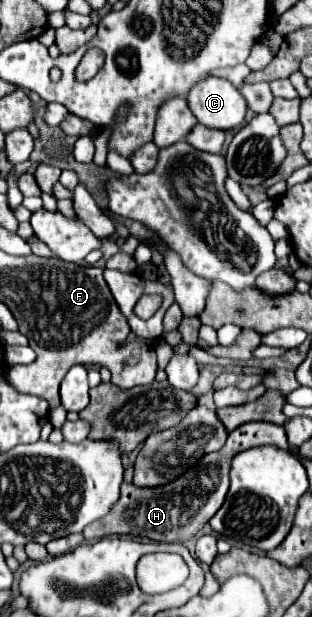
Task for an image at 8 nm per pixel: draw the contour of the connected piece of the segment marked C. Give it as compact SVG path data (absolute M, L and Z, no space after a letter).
M218 77L198 81L188 91L186 101L198 123L222 131L240 127L248 109L240 91L230 81Z

